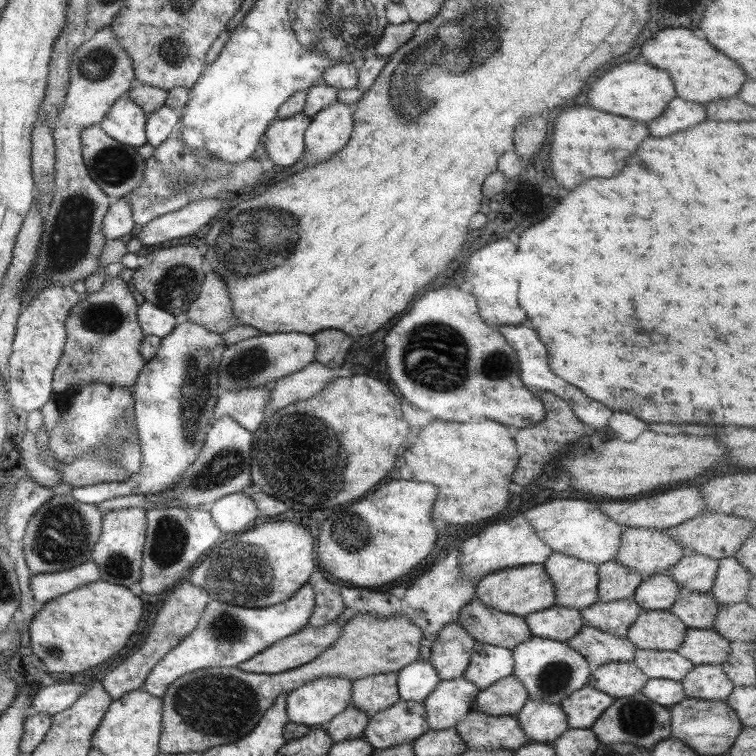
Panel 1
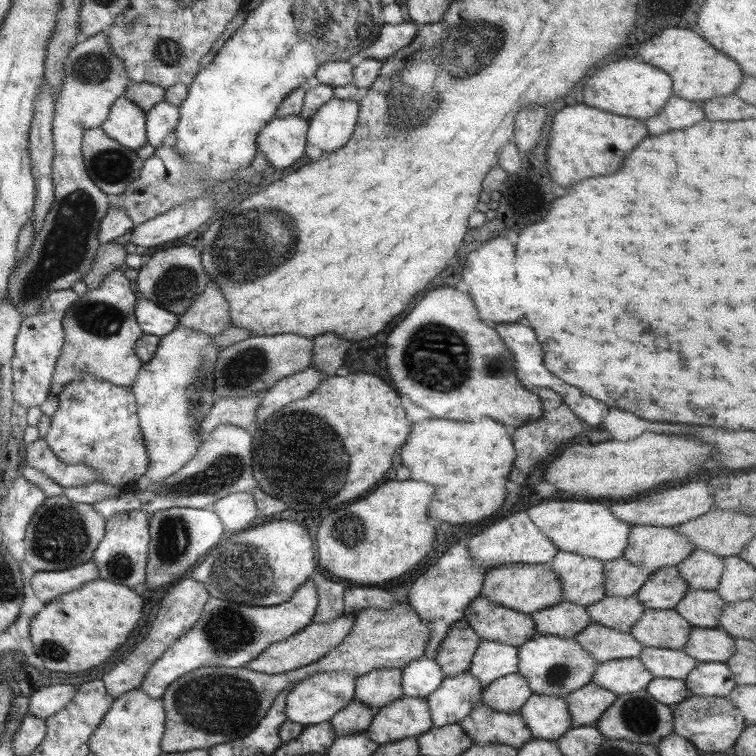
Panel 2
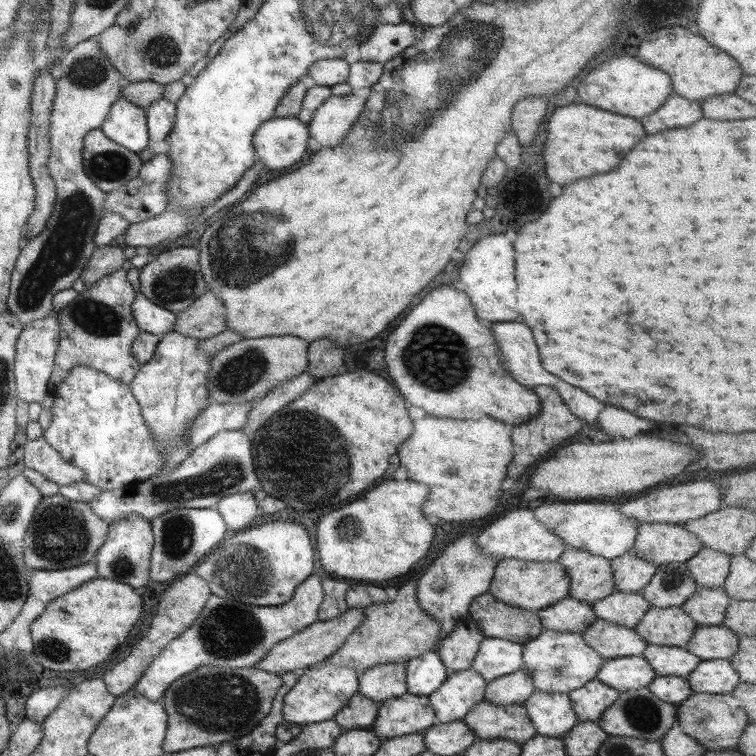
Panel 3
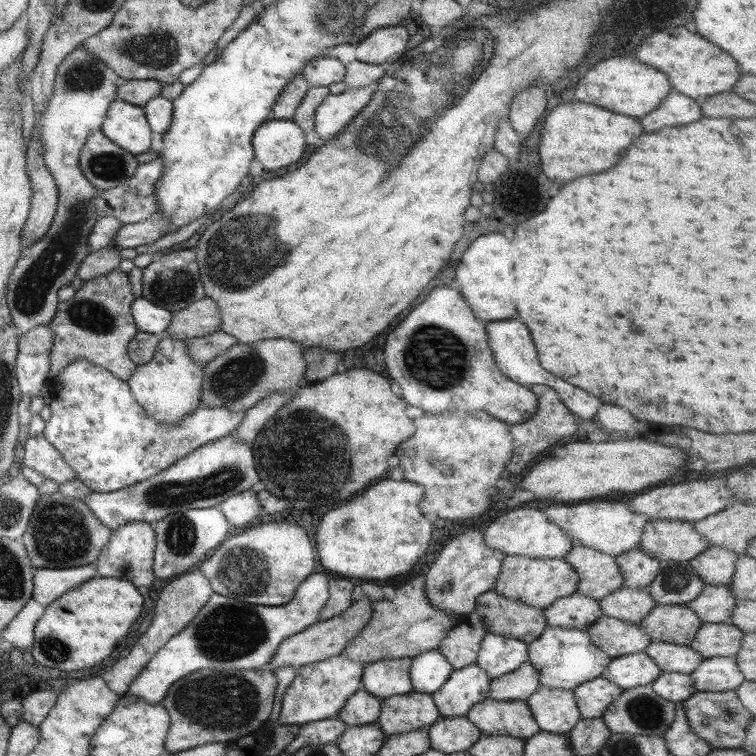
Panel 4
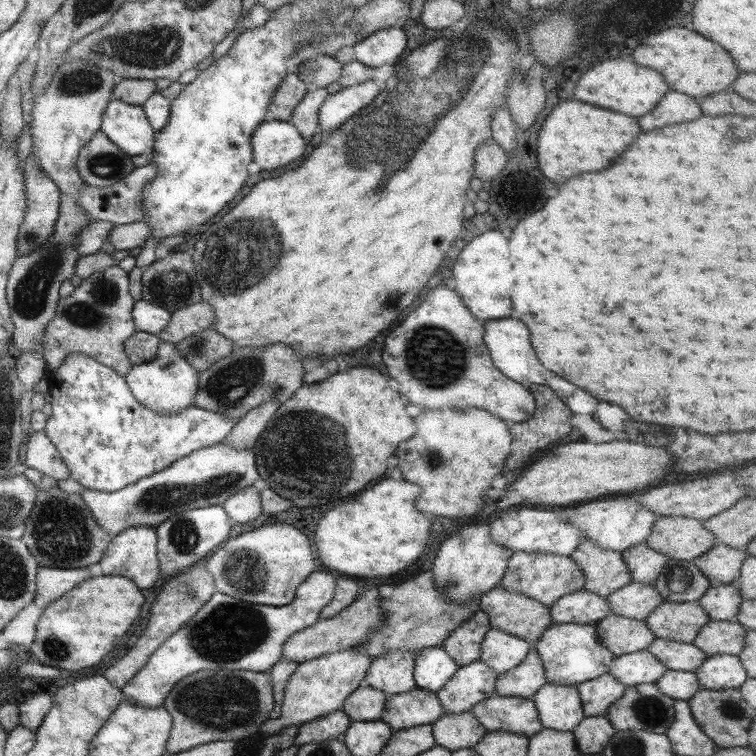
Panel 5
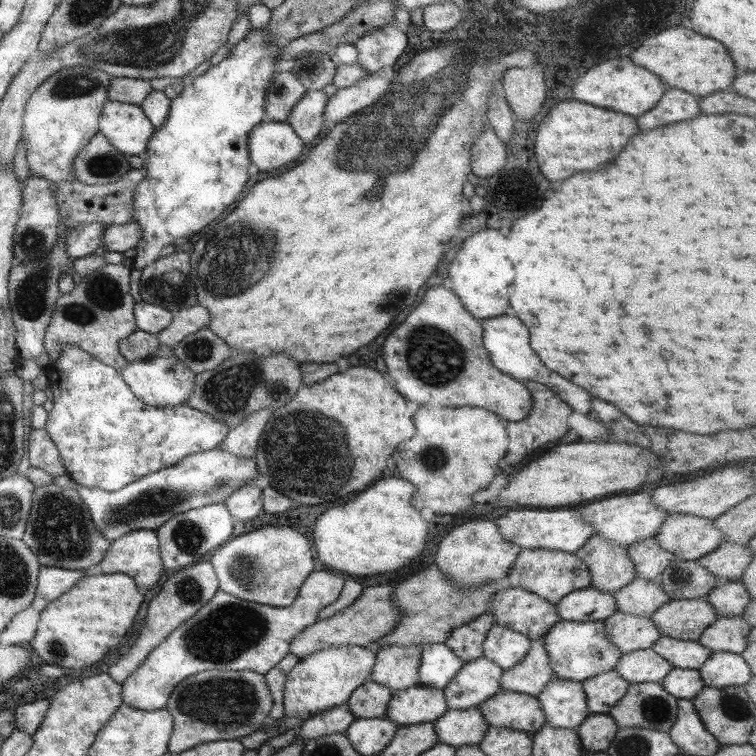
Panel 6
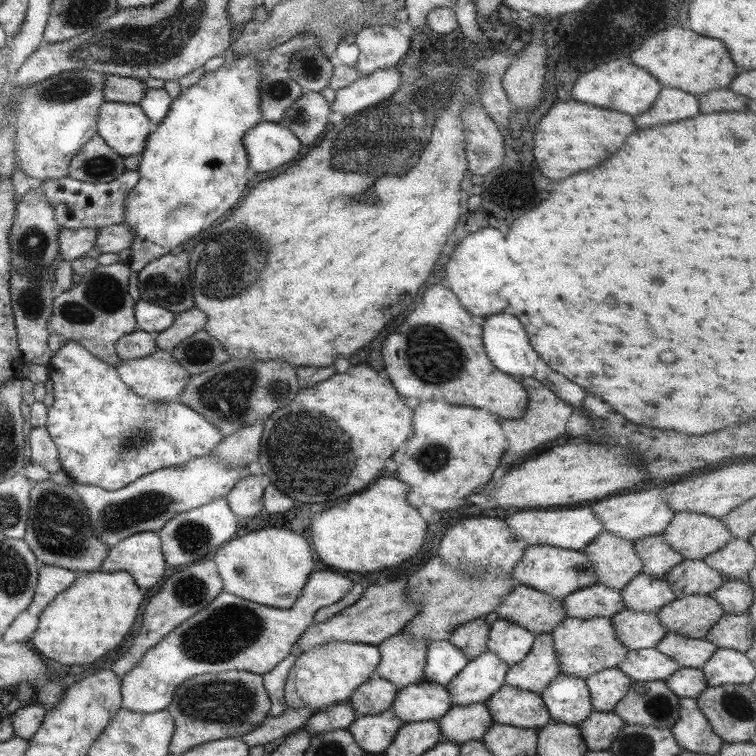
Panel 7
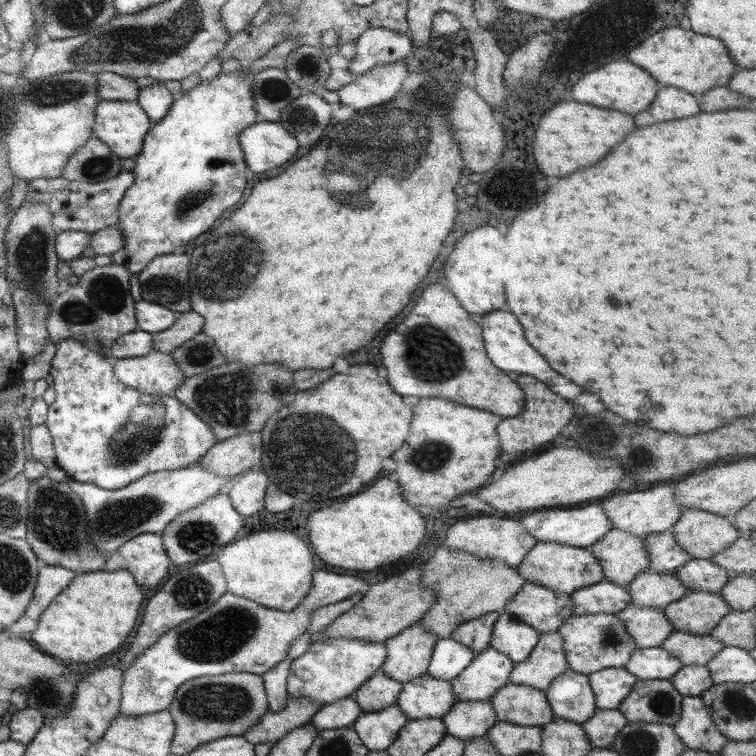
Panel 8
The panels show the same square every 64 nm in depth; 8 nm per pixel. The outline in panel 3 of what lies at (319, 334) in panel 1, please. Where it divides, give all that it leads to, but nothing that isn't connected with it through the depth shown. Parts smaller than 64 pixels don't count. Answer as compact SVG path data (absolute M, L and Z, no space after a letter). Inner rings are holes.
M325 338L315 339L308 343L306 374L314 379L338 375L343 365L343 348Z

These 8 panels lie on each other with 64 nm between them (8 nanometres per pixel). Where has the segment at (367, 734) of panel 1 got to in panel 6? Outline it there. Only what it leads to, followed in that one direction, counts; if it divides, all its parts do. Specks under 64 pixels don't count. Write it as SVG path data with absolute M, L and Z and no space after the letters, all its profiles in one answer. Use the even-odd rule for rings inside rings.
M417 684L405 690L392 691L384 717L394 724L401 726L411 726L422 722L433 722L437 720L448 708L443 698L442 690Z

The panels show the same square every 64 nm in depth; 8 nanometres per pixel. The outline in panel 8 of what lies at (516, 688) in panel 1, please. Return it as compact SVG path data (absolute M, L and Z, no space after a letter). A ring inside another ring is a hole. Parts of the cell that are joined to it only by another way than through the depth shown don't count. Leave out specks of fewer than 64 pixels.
M557 631L539 633L531 654L525 660L514 663L508 682L544 692L553 678L567 670L561 644L563 641Z

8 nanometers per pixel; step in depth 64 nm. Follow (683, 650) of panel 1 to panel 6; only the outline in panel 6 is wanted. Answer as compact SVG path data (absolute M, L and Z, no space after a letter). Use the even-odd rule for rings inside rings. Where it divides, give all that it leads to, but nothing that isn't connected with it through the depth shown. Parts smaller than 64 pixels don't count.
M740 615L731 618L717 616L703 629L696 641L711 653L727 652L741 655L747 646L746 636L751 627Z

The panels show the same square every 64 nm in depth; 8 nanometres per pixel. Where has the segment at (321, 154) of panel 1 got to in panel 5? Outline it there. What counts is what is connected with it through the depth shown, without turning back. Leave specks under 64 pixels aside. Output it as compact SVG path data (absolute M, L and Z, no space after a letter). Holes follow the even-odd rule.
M372 79L329 93L317 111L318 127L324 135L334 132L358 110L367 106L378 92Z

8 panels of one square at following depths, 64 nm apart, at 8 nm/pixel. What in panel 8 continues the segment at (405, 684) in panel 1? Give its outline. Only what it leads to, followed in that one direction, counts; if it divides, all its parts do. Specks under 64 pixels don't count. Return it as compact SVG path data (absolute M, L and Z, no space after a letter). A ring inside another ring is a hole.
M451 637L437 639L426 668L431 678L450 682L474 657L471 650L455 642Z

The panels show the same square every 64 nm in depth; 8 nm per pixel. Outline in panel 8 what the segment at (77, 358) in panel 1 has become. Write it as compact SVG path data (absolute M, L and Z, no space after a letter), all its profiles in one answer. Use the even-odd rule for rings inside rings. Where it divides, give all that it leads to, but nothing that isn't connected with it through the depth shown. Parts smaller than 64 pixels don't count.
M110 262L103 266L94 265L79 276L75 285L62 286L48 303L49 314L45 321L48 340L56 345L61 340L73 338L112 360L110 348L113 341L137 329L134 302L127 283L130 274L125 265Z

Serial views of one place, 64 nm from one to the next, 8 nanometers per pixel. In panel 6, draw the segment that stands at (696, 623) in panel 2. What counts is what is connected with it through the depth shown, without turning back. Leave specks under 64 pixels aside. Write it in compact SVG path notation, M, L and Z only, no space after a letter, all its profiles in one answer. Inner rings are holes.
M739 581L722 582L711 588L703 599L710 604L716 616L725 618L740 615L751 600Z

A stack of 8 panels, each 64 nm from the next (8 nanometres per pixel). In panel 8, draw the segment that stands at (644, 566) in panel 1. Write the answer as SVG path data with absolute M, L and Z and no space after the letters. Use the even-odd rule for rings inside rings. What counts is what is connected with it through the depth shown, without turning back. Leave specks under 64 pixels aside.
M683 509L669 531L674 543L691 559L711 558L738 537L729 518L696 509Z

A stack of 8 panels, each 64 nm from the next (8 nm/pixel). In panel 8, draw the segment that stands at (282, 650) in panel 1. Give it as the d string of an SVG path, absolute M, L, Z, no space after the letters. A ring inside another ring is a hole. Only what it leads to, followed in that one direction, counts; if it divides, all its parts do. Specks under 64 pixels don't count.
M409 568L399 576L380 580L369 585L363 591L361 600L350 606L343 614L337 615L327 626L310 636L311 643L319 643L327 638L345 638L367 640L379 643L399 634L404 628L415 624L432 603L433 595L430 588L420 586L418 578L420 568Z

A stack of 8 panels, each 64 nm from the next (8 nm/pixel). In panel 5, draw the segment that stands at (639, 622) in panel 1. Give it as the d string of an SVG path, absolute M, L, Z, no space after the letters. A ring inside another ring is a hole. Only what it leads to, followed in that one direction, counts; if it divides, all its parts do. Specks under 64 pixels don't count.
M663 601L643 621L654 638L689 644L696 637L697 631L710 620L697 601Z

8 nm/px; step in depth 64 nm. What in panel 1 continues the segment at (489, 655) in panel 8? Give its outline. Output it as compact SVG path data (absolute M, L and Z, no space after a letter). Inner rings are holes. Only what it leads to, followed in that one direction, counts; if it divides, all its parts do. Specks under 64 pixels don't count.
M462 676L439 681L422 702L429 729L445 730L454 727L473 710L474 698L478 692Z

